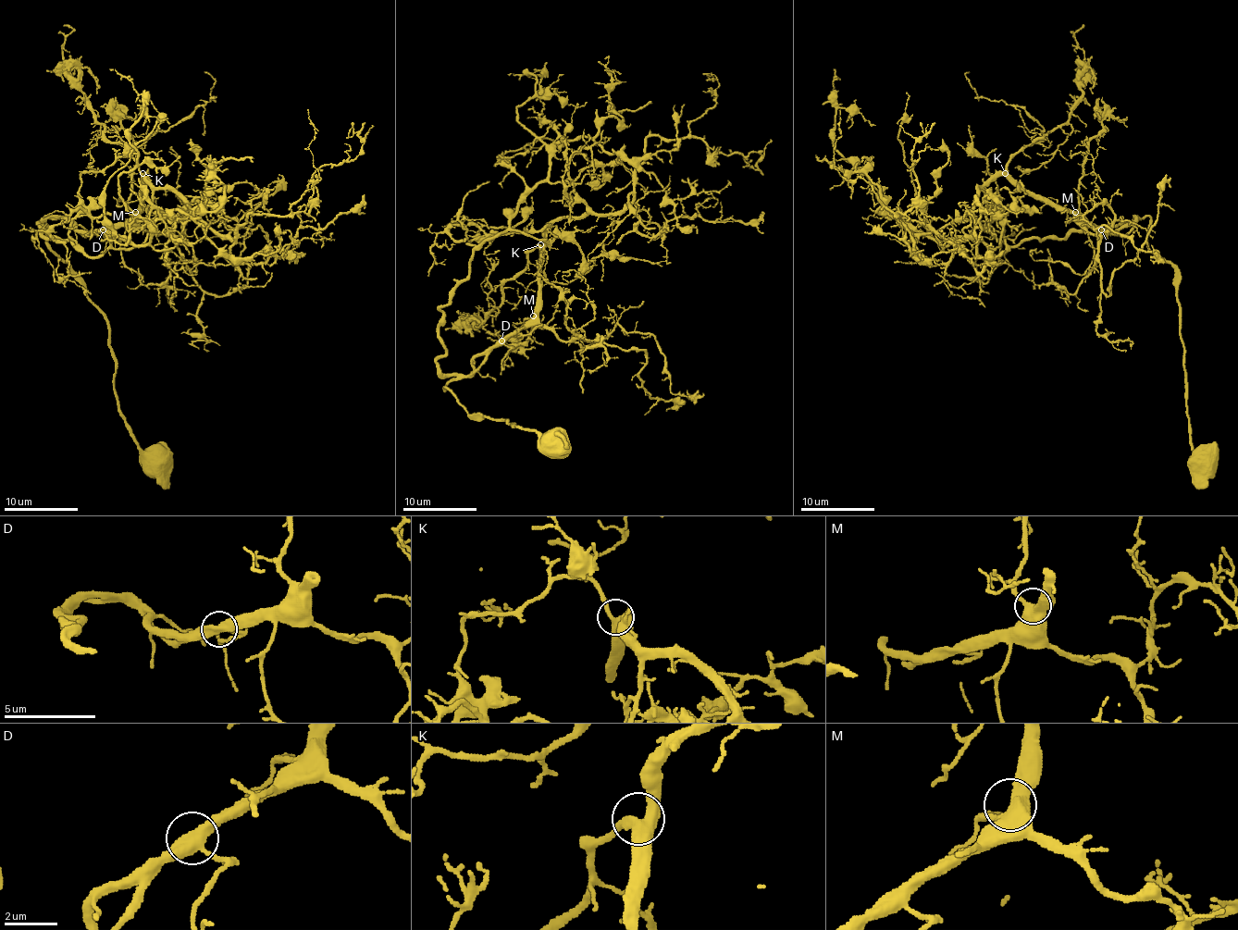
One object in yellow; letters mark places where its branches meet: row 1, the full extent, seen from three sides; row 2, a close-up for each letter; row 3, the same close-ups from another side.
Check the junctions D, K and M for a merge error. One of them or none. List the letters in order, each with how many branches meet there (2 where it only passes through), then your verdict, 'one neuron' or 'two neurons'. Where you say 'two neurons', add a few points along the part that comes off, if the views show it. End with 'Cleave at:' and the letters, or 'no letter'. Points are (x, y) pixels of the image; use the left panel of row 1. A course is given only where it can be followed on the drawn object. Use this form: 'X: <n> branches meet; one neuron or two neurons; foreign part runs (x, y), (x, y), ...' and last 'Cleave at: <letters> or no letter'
D: 3 branches meet; one neuron
K: 3 branches meet; one neuron
M: 3 branches meet; one neuron
Cleave at: no letter

